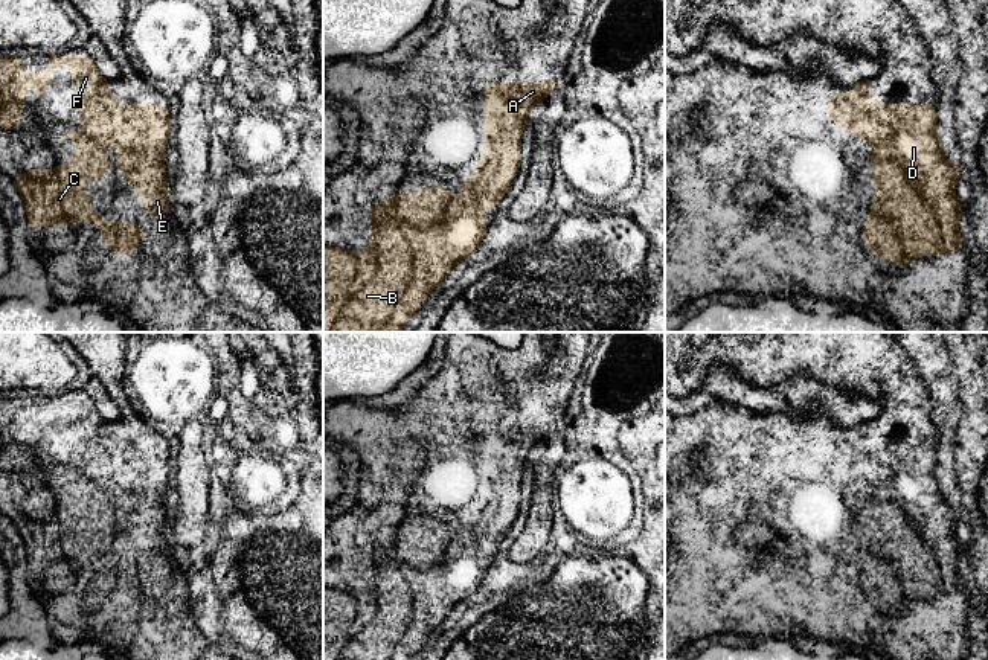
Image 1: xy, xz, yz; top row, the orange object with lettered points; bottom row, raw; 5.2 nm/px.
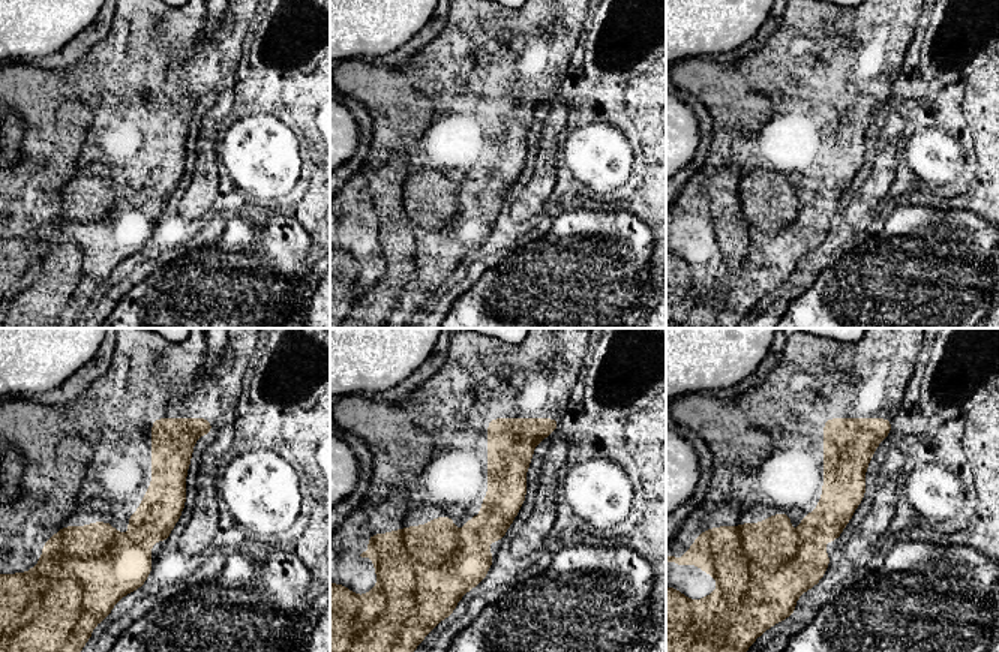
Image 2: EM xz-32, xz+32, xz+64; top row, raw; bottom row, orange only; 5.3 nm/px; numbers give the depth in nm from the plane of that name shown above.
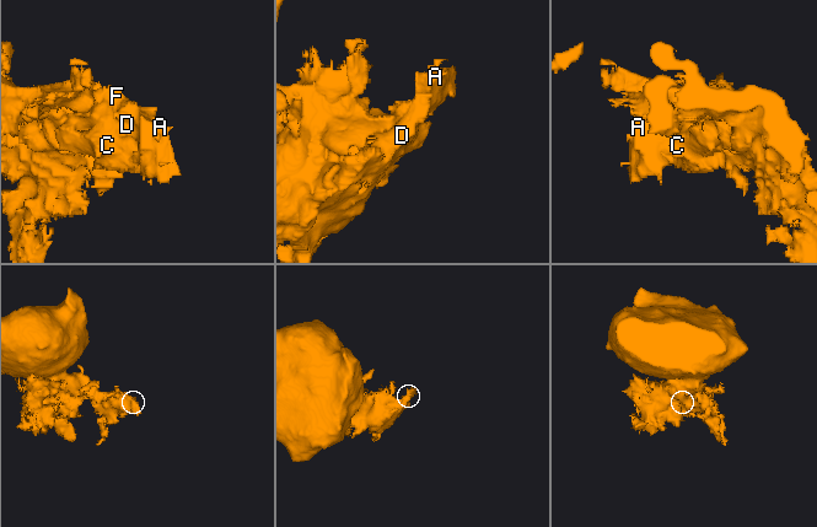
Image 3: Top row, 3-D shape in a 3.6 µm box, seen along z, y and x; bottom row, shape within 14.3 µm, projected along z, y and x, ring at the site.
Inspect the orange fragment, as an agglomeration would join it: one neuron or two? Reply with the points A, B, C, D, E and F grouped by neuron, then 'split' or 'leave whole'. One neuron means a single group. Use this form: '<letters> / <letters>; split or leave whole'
A B C D E F; leave whole

